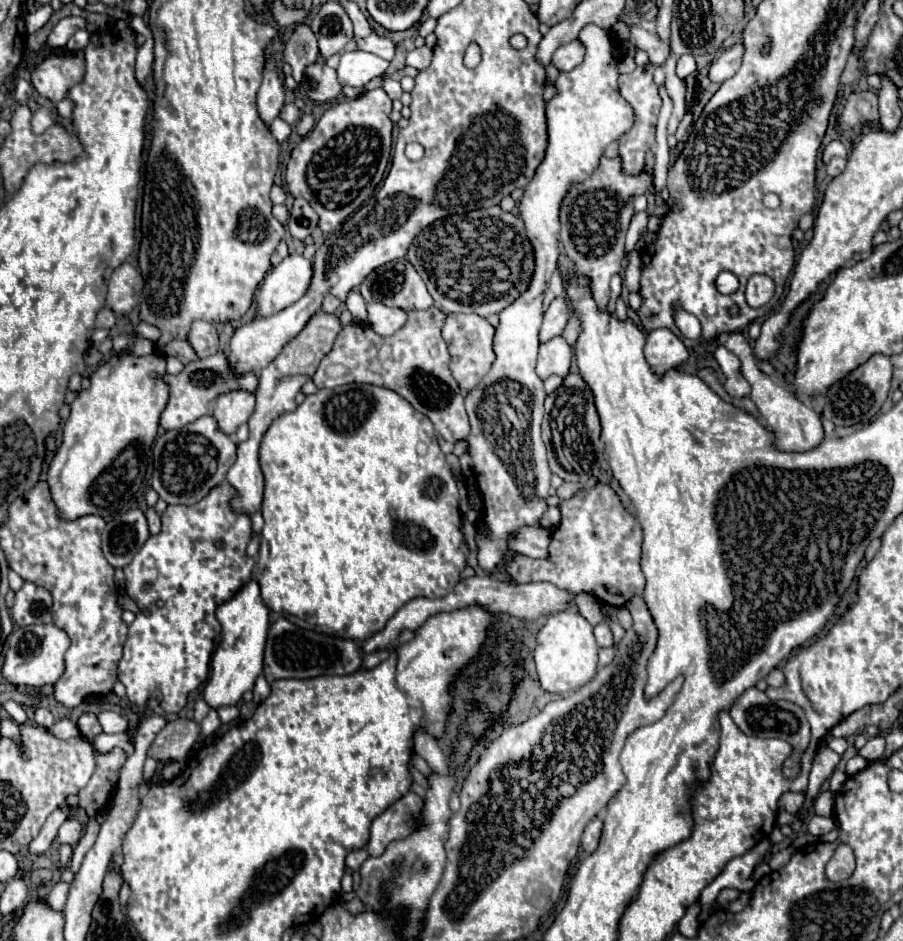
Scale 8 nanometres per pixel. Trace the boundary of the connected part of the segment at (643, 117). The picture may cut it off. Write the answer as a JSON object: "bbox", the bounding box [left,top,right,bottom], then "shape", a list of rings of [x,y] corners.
{"bbox":[618,62,662,176],"shape":[[[648,62],[644,66],[638,66],[630,74],[620,74],[620,80],[618,80],[620,82],[620,94],[624,96],[626,102],[632,104],[634,114],[636,114],[634,126],[618,140],[620,142],[622,170],[624,170],[624,174],[630,174],[630,176],[636,176],[636,174],[644,172],[644,156],[656,140],[656,122],[658,122],[658,112],[660,112],[662,100],[660,100],[660,94],[658,94],[658,86],[652,80],[652,74],[654,74],[654,64]]]}

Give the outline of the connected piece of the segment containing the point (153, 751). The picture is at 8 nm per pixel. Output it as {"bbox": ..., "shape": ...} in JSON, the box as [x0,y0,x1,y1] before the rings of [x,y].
{"bbox":[148,718,200,762],"shape":[[[176,718],[168,722],[148,748],[148,756],[158,762],[184,762],[200,738],[200,722]]]}

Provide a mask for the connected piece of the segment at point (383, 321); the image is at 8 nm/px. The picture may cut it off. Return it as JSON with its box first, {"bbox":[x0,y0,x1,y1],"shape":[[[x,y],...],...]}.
{"bbox":[366,302,406,336],"shape":[[[370,302],[366,308],[368,308],[368,324],[380,336],[390,336],[398,332],[406,322],[406,312],[400,308],[390,308],[380,302]]]}

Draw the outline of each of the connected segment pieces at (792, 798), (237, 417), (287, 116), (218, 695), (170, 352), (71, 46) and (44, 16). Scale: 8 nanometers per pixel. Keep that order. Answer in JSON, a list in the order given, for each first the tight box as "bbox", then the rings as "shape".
[{"bbox":[778,792,804,814],"shape":[[[784,792],[778,802],[780,810],[792,812],[792,814],[798,812],[802,808],[802,804],[804,804],[804,794],[798,794],[798,792]]]},{"bbox":[214,390,254,434],"shape":[[[232,390],[228,394],[220,394],[220,398],[216,398],[214,418],[226,434],[234,434],[238,424],[248,422],[248,418],[254,414],[254,404],[254,394],[246,390]]]},{"bbox":[280,104,300,126],"shape":[[[284,104],[282,110],[280,110],[280,118],[292,126],[292,124],[298,122],[298,118],[300,118],[300,110],[298,110],[294,104]]]},{"bbox":[204,580,268,708],"shape":[[[248,580],[230,600],[216,608],[216,618],[222,624],[222,642],[212,658],[210,680],[204,688],[204,700],[210,708],[234,706],[240,702],[246,690],[252,690],[256,678],[262,674],[262,658],[268,636],[268,608],[260,598],[256,580]]]},{"bbox":[164,340,198,364],"shape":[[[172,340],[170,344],[166,344],[164,352],[166,352],[166,356],[178,358],[182,364],[198,360],[198,354],[192,350],[192,346],[188,342],[182,342],[182,340]]]},{"bbox":[66,30,90,52],"shape":[[[77,30],[67,42],[66,50],[76,52],[83,50],[90,41],[90,33],[87,30]]]},{"bbox":[24,4,53,34],"shape":[[[50,4],[42,5],[38,10],[28,13],[24,17],[25,28],[28,34],[32,34],[42,28],[50,19],[53,9]]]}]

